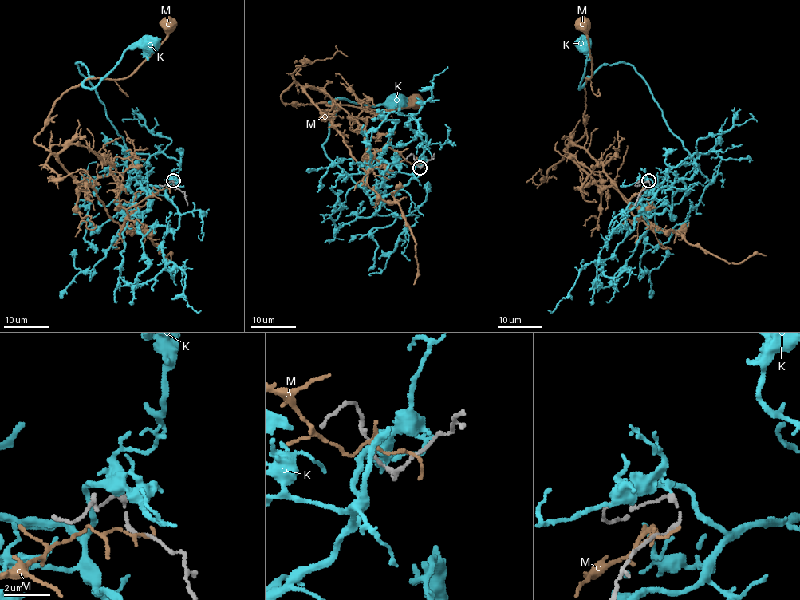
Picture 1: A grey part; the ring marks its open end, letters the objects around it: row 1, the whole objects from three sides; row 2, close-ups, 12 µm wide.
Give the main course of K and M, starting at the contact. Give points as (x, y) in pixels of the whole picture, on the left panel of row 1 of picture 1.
K: (172, 180), (165, 188), (133, 178), (128, 148), (76, 64), (92, 77), (90, 88), (128, 49), (150, 44)
M: (176, 188), (124, 208), (111, 166), (82, 145), (34, 141), (65, 92), (128, 77), (170, 25)

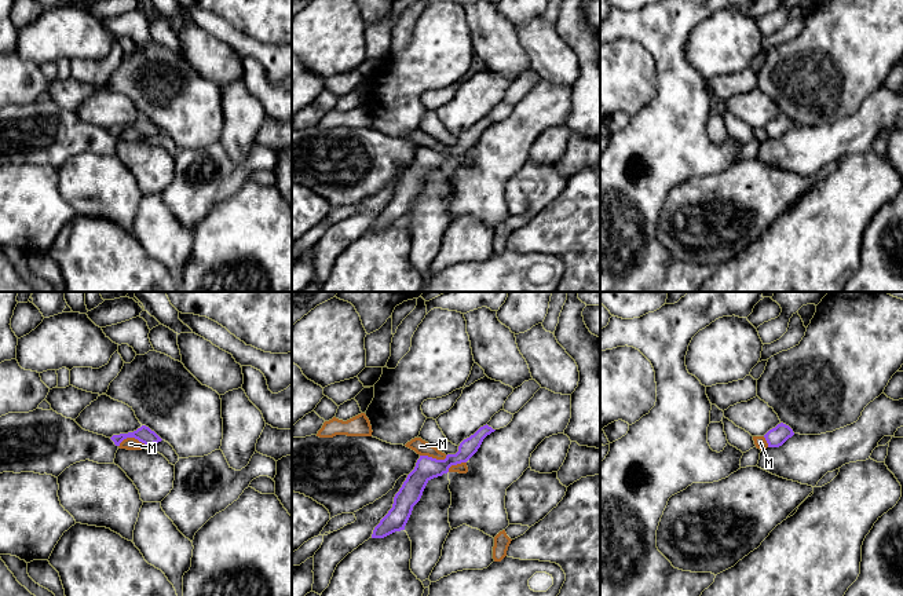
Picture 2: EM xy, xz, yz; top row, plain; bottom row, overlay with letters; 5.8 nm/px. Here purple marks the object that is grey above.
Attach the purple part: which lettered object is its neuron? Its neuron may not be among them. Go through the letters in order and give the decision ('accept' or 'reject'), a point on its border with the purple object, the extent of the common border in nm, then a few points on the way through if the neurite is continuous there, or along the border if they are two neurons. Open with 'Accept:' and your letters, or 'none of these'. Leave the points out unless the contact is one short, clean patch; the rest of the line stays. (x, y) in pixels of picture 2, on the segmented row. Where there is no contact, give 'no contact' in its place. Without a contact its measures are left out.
Accept: none of these
K: reject; no contact
M: reject; meets purple in xy at (131, 437); contact 160 nm long; border along xy (145, 443), (134, 438), (125, 438), (119, 446)

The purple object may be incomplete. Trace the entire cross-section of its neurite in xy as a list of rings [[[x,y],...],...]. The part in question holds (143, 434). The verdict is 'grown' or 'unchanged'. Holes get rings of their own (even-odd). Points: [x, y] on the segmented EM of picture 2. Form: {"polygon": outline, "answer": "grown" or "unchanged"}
{"polygon": [[[142,425],[134,432],[113,435],[110,439],[114,442],[116,446],[120,446],[120,443],[127,438],[135,438],[145,445],[154,445],[162,440],[154,431],[151,431],[146,425]]], "answer": "unchanged"}

